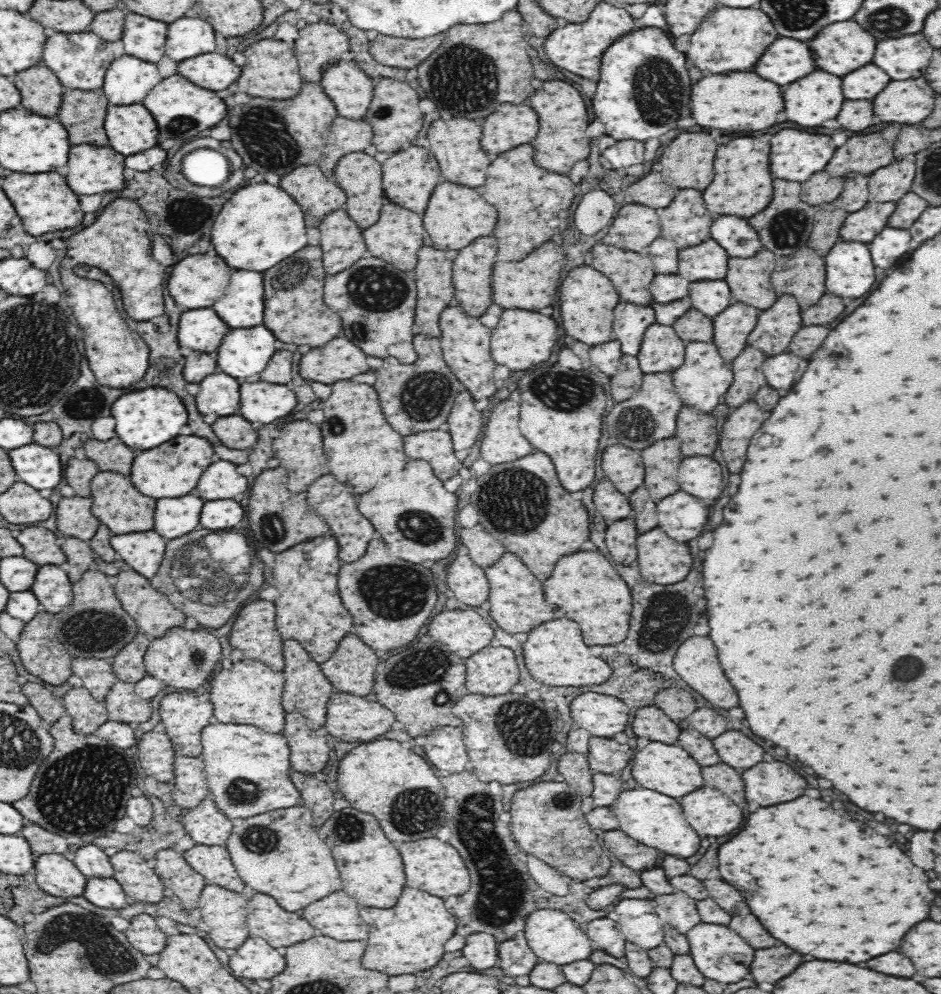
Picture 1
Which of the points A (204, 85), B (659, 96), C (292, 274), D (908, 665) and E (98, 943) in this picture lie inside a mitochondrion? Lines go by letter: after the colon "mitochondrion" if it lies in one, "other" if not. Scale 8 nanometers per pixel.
A: other
B: mitochondrion
C: mitochondrion
D: mitochondrion
E: mitochondrion

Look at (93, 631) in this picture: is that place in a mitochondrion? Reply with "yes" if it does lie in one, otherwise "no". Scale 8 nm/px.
yes

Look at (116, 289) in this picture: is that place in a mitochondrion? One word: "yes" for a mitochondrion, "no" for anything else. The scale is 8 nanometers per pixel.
no

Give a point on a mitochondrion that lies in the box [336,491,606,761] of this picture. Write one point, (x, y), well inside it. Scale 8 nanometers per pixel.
(396, 591)

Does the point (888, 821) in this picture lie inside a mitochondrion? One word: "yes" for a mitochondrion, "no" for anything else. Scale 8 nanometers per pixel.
no

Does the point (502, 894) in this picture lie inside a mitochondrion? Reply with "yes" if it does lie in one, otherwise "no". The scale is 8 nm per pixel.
yes

